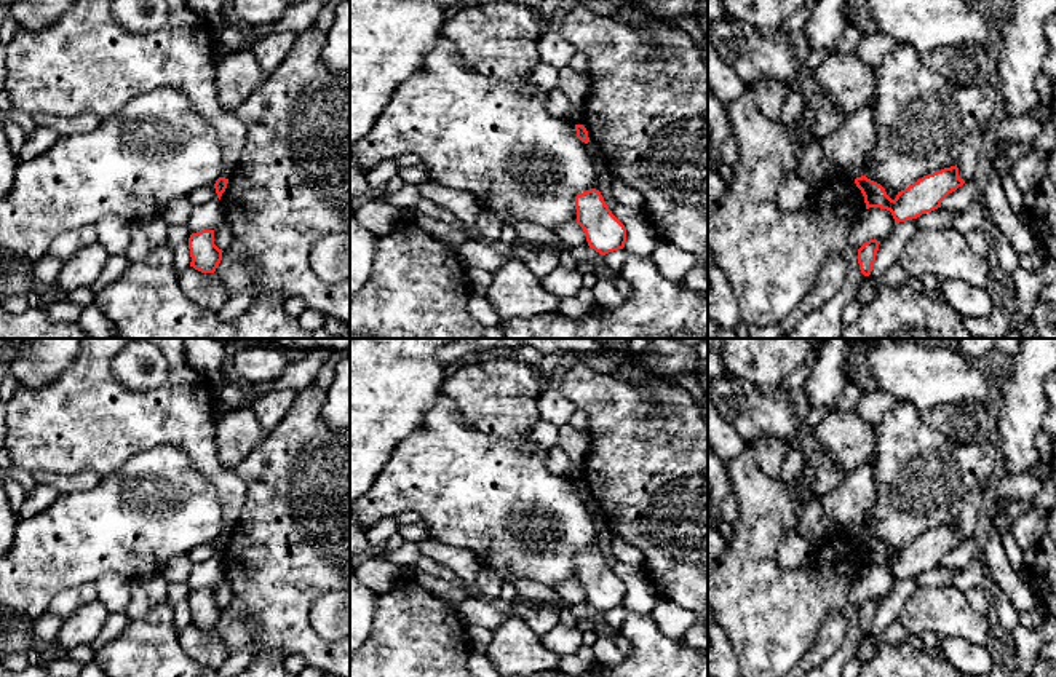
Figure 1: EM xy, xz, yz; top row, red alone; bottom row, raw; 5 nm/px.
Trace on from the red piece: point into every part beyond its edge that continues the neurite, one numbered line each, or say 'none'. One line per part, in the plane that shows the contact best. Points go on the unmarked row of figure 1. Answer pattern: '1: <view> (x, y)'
none

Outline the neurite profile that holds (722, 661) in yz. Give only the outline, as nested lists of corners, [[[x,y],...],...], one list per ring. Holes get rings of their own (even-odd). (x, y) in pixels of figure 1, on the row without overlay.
[[[716,623],[708,626],[708,677],[741,677],[732,643]]]

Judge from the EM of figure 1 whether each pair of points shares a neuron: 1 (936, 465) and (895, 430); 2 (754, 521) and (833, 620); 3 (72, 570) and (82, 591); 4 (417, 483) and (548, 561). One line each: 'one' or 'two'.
1: one
2: two
3: two
4: one

